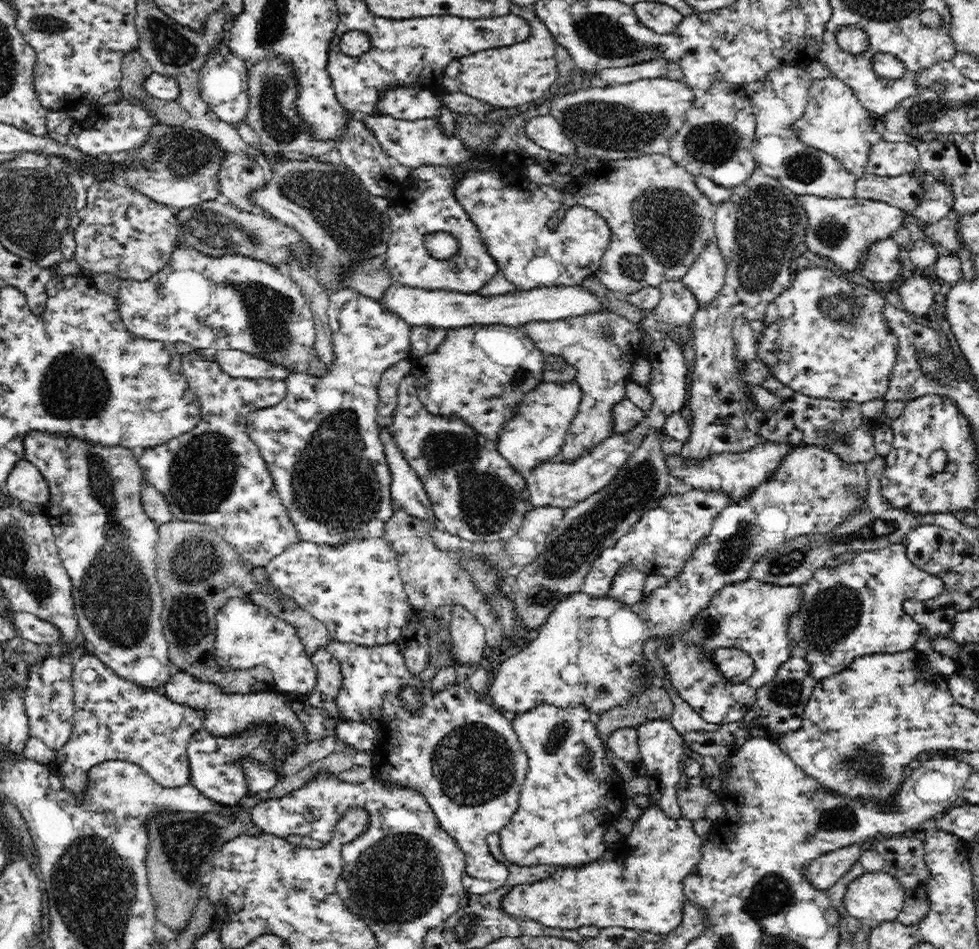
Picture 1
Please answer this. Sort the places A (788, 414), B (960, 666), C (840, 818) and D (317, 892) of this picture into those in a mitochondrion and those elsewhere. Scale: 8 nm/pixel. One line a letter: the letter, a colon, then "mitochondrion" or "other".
A: other
B: other
C: mitochondrion
D: other

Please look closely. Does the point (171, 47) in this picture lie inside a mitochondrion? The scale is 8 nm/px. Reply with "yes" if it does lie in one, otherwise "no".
yes

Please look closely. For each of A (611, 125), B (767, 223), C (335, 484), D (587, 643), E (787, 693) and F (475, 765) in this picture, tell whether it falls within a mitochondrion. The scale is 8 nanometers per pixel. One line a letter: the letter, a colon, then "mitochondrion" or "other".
A: mitochondrion
B: mitochondrion
C: mitochondrion
D: mitochondrion
E: mitochondrion
F: mitochondrion

